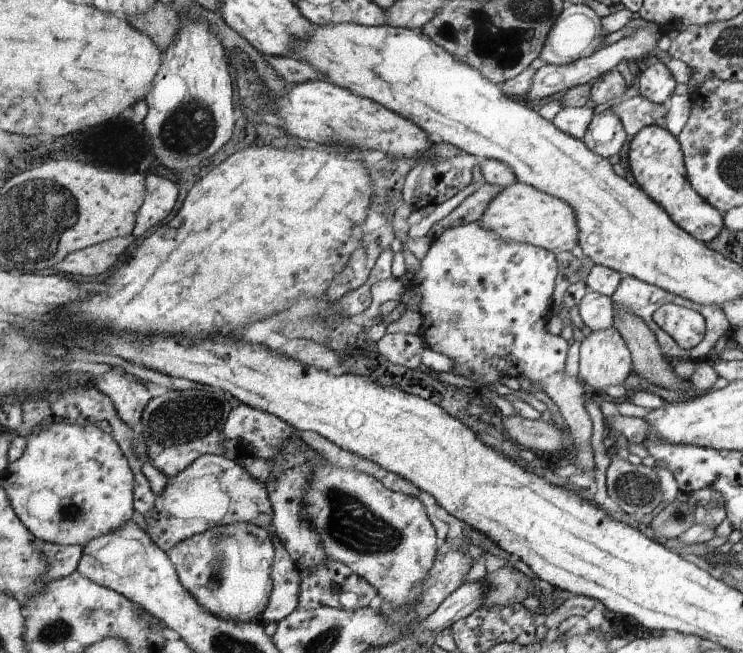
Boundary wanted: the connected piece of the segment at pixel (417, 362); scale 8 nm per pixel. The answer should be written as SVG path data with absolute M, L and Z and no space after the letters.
M388 333L378 342L378 351L399 366L416 370L422 368L421 356L427 344L423 335L413 333Z

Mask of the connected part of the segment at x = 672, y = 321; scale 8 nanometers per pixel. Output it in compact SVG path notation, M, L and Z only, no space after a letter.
M663 304L654 319L666 330L683 350L691 350L701 344L706 334L706 317L695 309L680 304Z

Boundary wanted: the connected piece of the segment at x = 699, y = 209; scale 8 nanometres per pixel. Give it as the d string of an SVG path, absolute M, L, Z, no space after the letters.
M646 126L632 138L628 158L630 171L639 186L657 204L661 204L683 230L704 243L719 234L723 226L721 216L717 209L693 188L688 178L682 144L674 133L669 132L666 127Z

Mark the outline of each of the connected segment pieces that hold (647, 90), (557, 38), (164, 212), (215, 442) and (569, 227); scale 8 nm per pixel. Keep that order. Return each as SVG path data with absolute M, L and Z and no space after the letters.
M665 57L644 71L636 87L641 95L647 96L649 100L653 100L657 104L669 103L675 94L677 82L675 82L671 70L665 66Z
M568 4L553 24L540 58L547 65L563 66L571 64L571 62L577 62L581 58L592 56L600 50L599 48L602 50L601 44L605 44L605 40L607 40L607 35L605 36L605 32L603 32L603 20L593 8L583 4Z
M147 176L147 194L138 212L135 236L143 236L151 228L167 220L179 200L179 188L163 176Z
M214 388L174 390L151 399L142 418L147 461L169 478L189 468L201 456L223 455L225 423L233 409L223 393Z
M521 181L505 188L489 204L487 212L481 219L489 230L499 234L501 240L533 244L546 248L555 254L573 250L577 244L580 244L575 208L569 202Z

